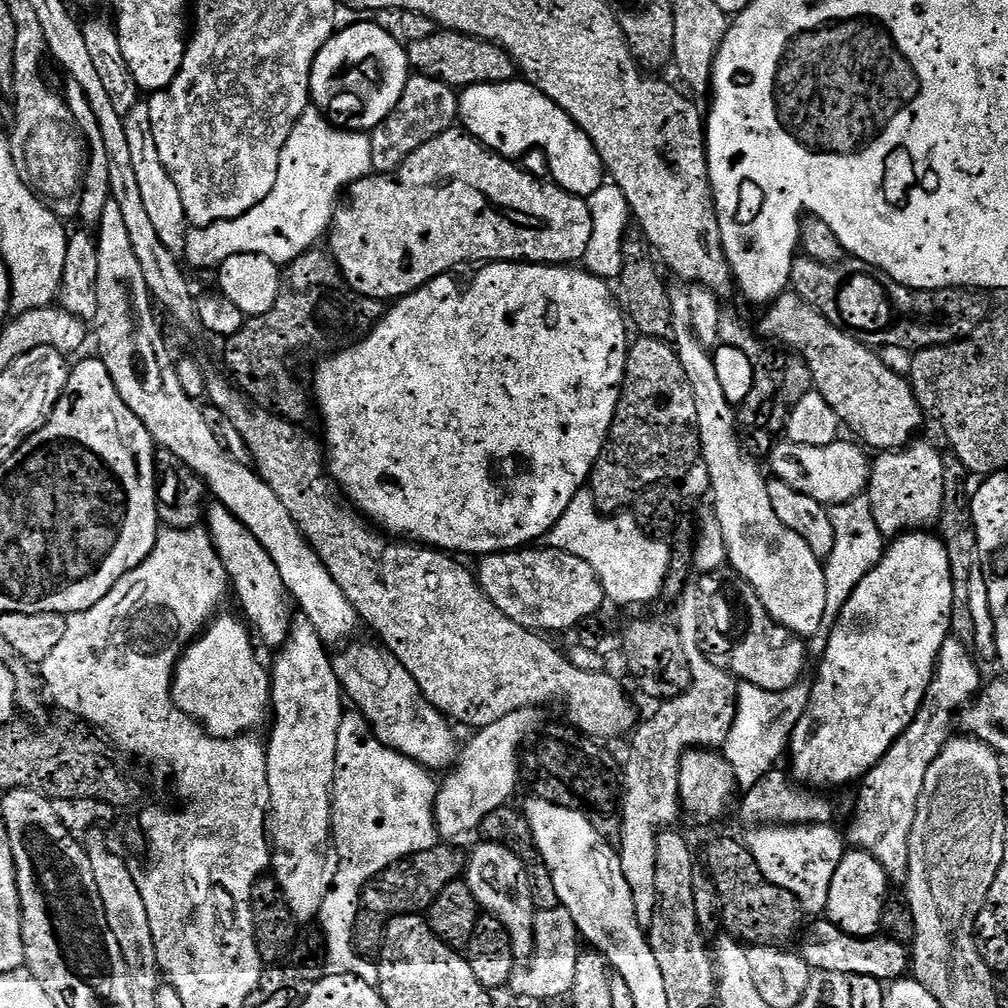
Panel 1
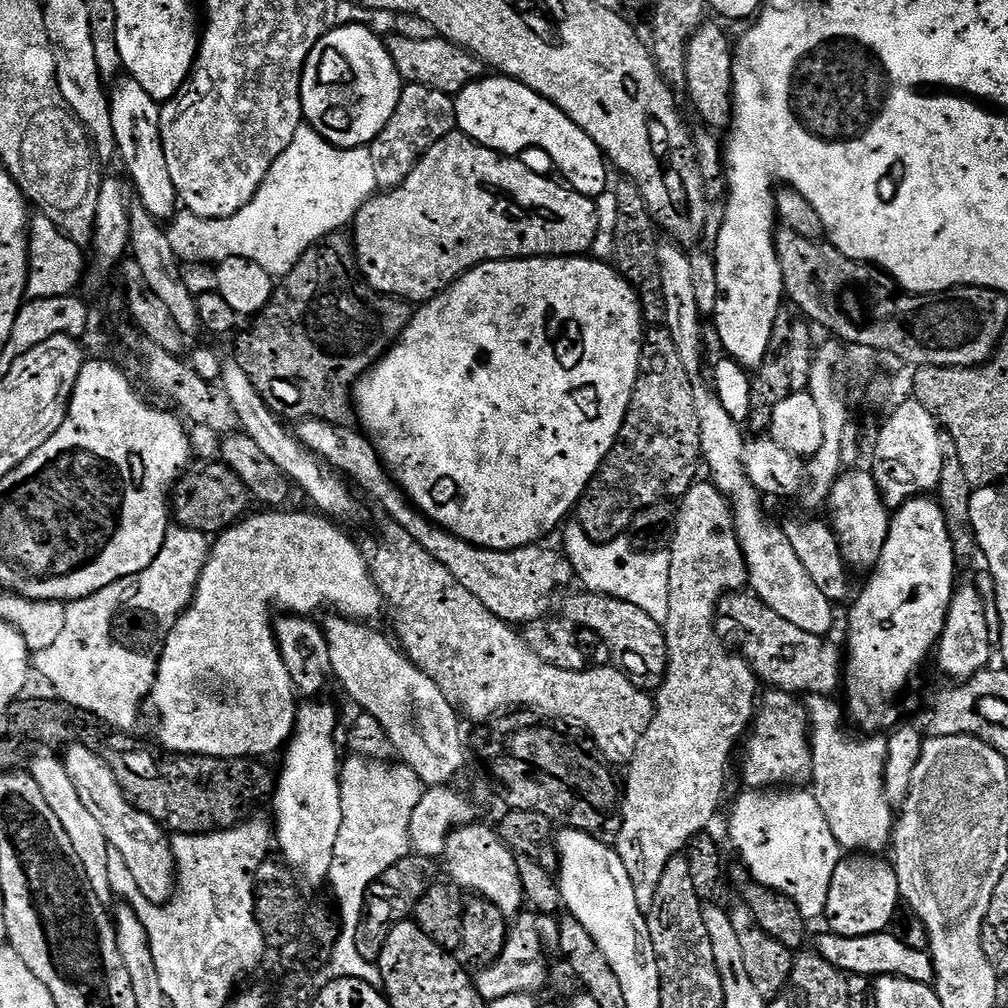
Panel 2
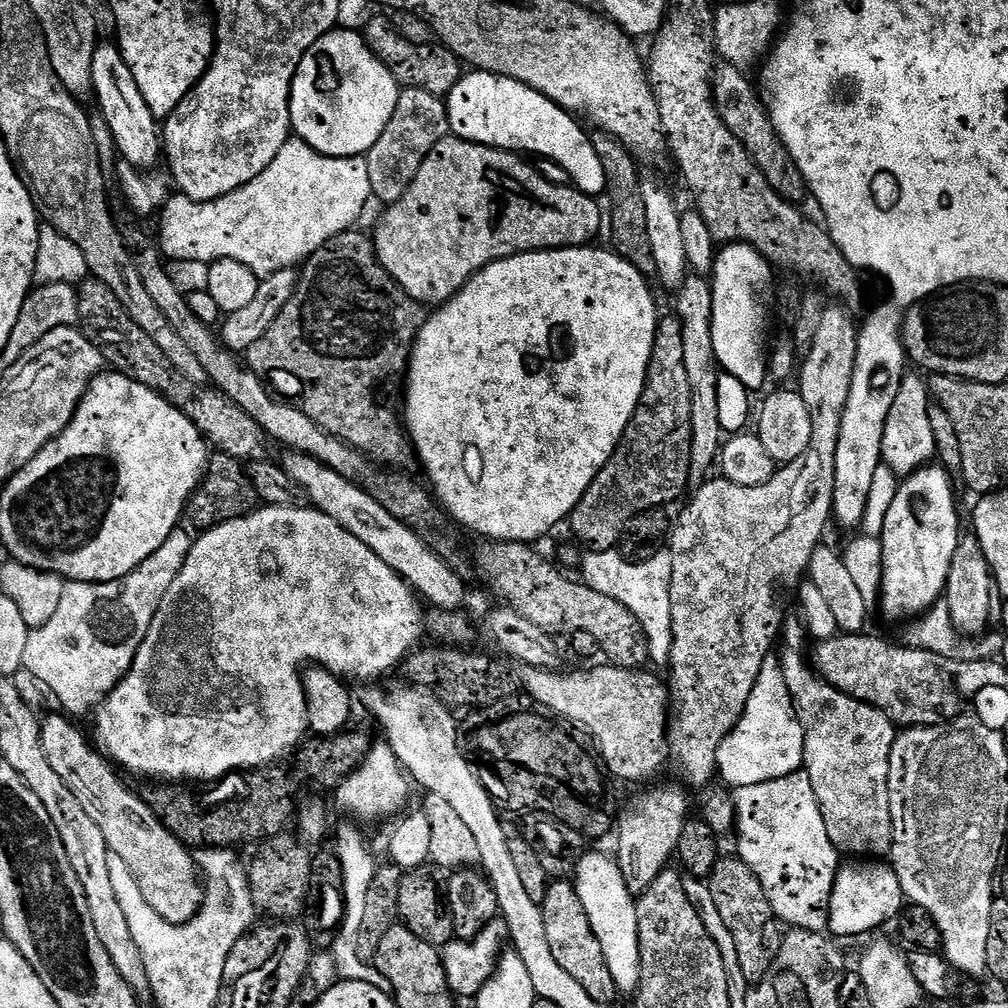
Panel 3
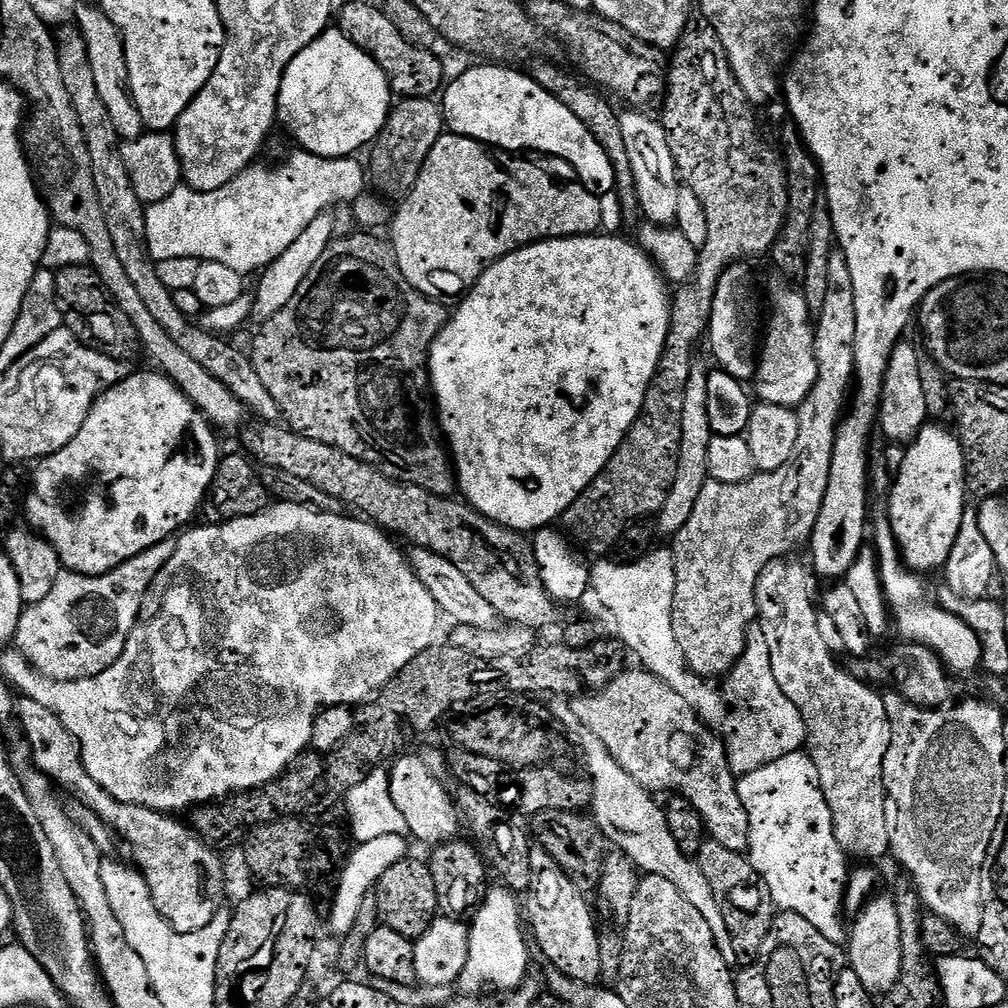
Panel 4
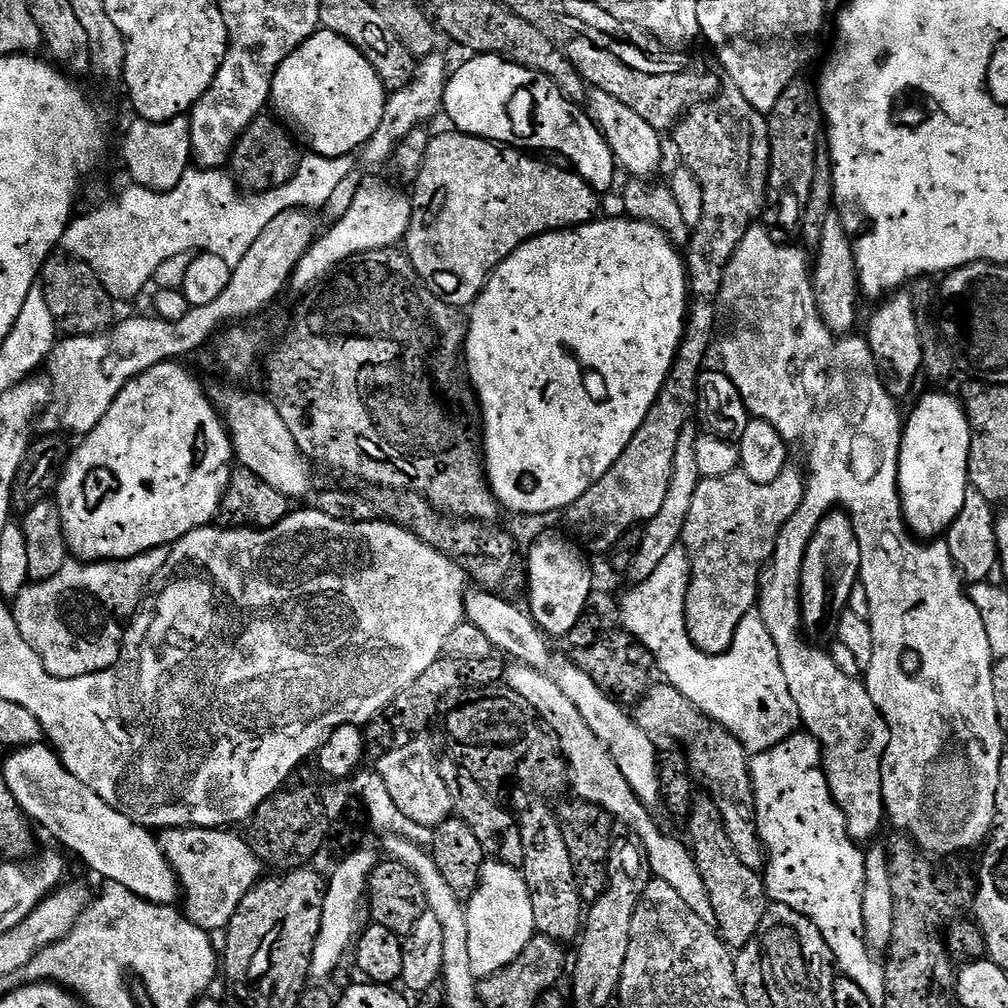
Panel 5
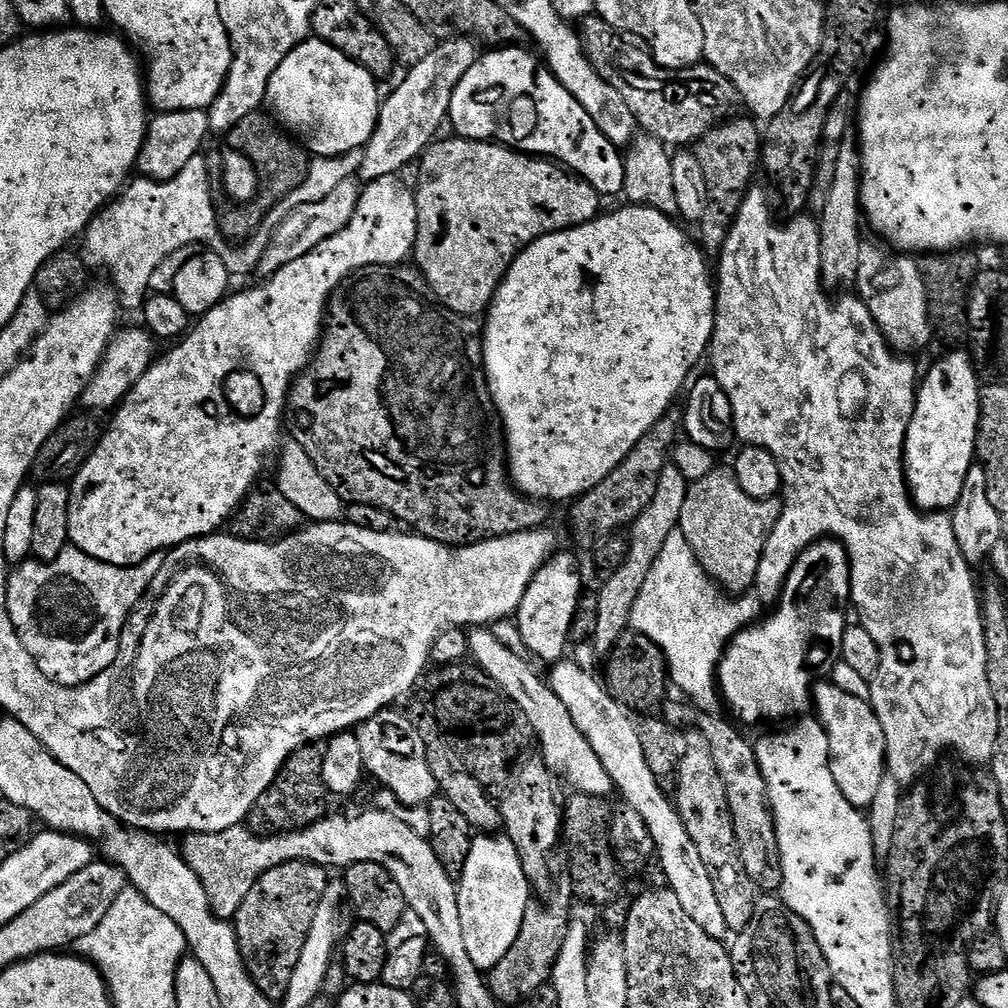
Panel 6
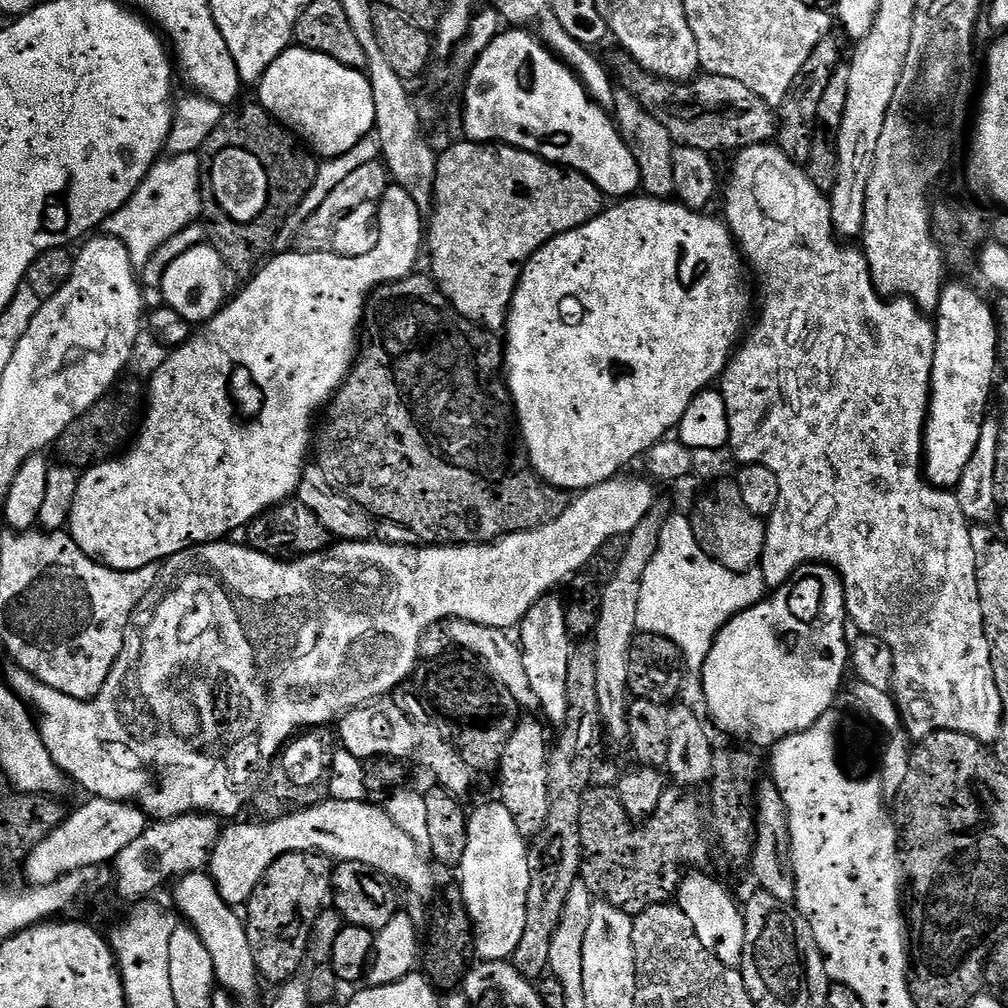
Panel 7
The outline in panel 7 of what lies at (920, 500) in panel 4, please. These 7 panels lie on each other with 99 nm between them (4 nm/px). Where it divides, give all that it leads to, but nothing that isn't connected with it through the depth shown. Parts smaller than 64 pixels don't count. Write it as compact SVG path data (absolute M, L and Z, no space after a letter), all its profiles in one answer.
M945 283L940 304L934 313L936 349L932 367L932 398L928 401L928 418L924 422L924 474L933 488L945 490L955 489L962 478L962 470L966 470L966 462L970 462L970 454L974 454L978 434L986 419L984 411L988 408L988 399L991 396L993 399L994 396L992 379L995 378L996 372L998 373L998 325L993 305L987 304L968 285L971 283L956 283L960 284Z

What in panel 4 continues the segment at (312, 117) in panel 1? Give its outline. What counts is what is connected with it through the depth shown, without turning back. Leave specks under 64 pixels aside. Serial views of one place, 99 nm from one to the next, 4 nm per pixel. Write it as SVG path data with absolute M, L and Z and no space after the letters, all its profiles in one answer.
M296 150L277 168L247 168L218 190L195 192L179 186L164 201L147 205L146 238L153 261L190 258L222 262L241 274L259 273L276 259L322 214L339 200L355 201L366 188L366 168L356 158L328 160Z

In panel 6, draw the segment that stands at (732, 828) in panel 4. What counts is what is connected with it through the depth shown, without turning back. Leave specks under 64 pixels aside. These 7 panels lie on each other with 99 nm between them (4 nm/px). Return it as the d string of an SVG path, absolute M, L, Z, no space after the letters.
M684 702L684 705L670 704L663 709L663 719L677 730L684 727L688 728L684 730L695 730L699 733L711 751L714 766L718 766L718 774L726 786L726 798L738 838L738 854L742 858L742 866L746 866L746 874L750 874L761 893L779 893L782 886L782 854L778 846L772 808L768 804L766 778L762 778L753 741L748 741L731 719L719 720L719 715L702 712L688 702Z

